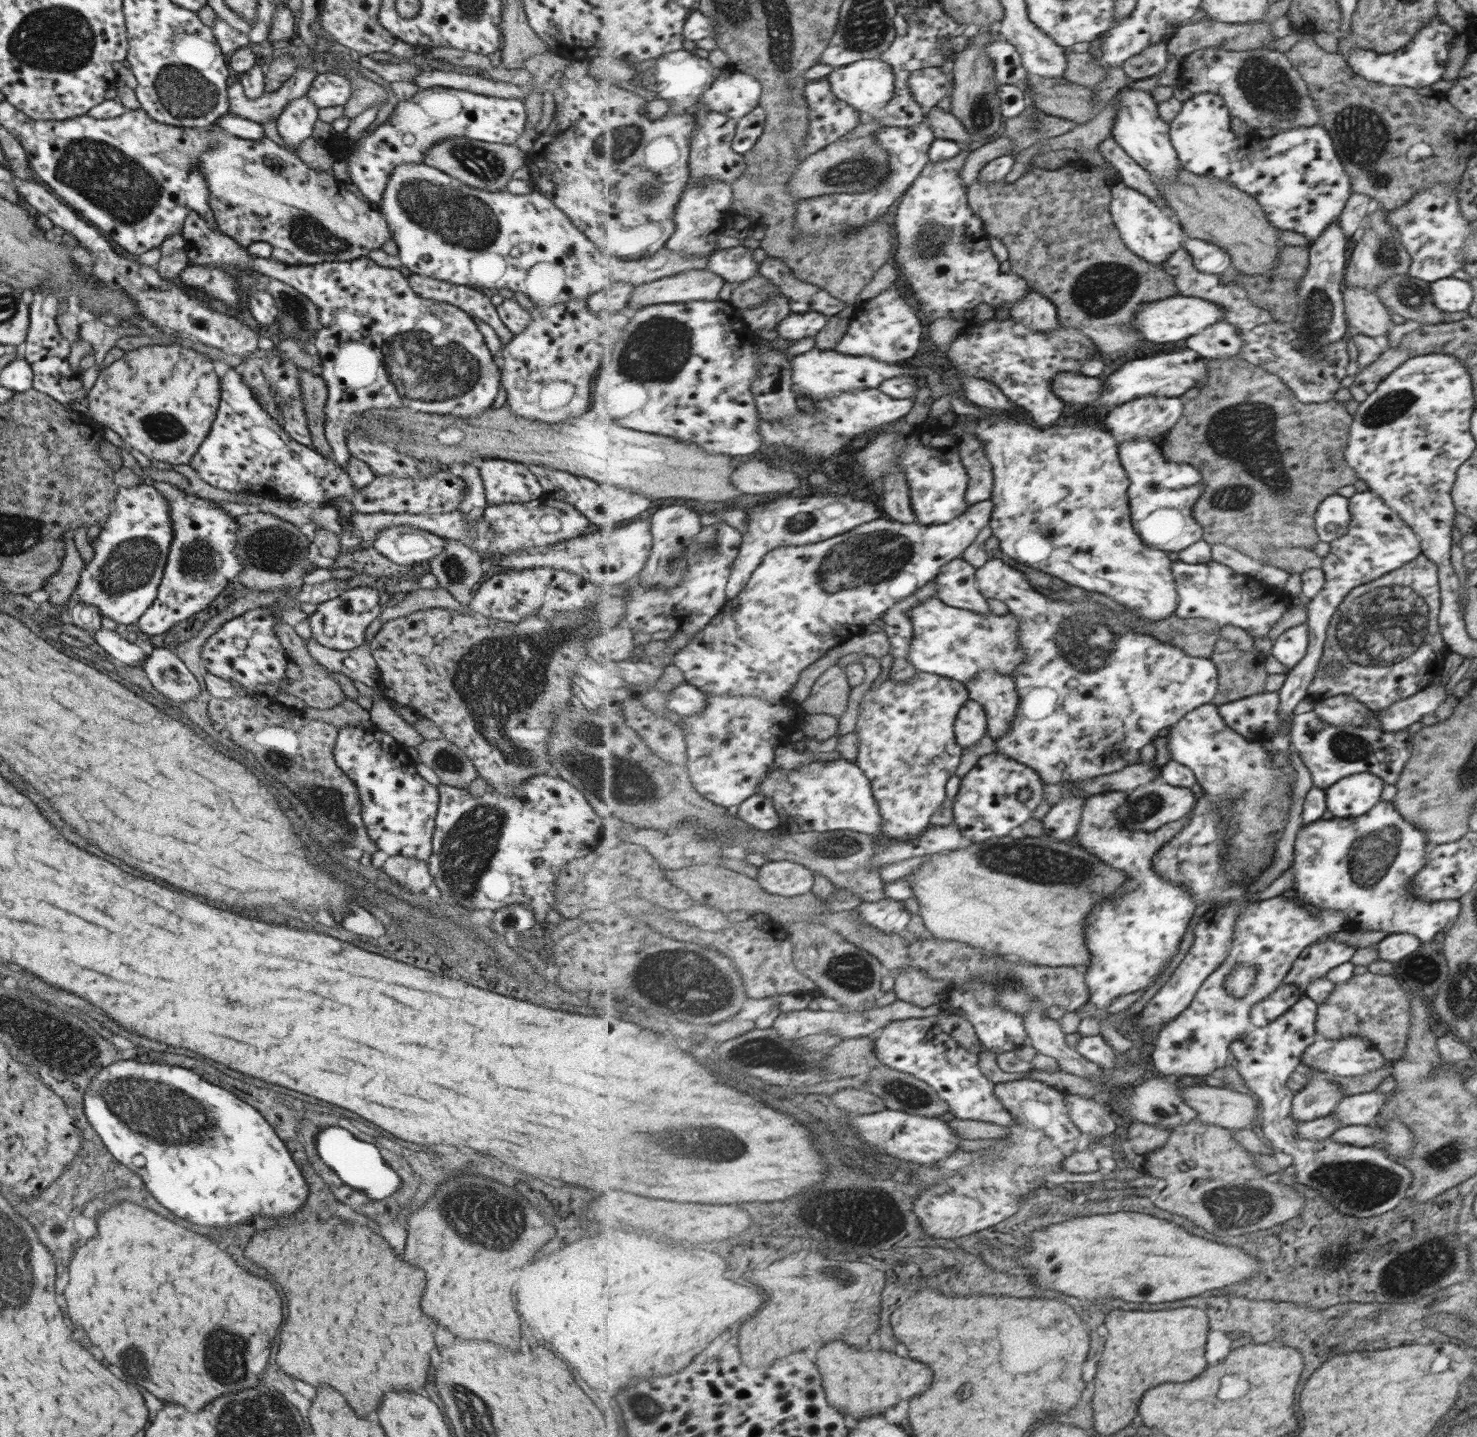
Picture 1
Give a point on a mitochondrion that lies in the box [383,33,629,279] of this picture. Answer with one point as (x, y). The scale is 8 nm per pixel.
(468, 223)

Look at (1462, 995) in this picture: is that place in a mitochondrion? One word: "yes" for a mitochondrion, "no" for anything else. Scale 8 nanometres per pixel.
yes

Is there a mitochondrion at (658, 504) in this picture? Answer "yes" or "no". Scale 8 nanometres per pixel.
no

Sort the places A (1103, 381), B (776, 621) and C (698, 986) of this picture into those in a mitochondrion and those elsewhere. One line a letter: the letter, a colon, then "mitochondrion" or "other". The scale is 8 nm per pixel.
A: other
B: other
C: mitochondrion

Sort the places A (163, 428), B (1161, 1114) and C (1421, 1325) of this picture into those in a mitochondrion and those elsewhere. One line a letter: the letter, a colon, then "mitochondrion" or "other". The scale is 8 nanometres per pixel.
A: mitochondrion
B: mitochondrion
C: other

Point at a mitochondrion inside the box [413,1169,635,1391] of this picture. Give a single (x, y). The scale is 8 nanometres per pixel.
(473, 1218)

